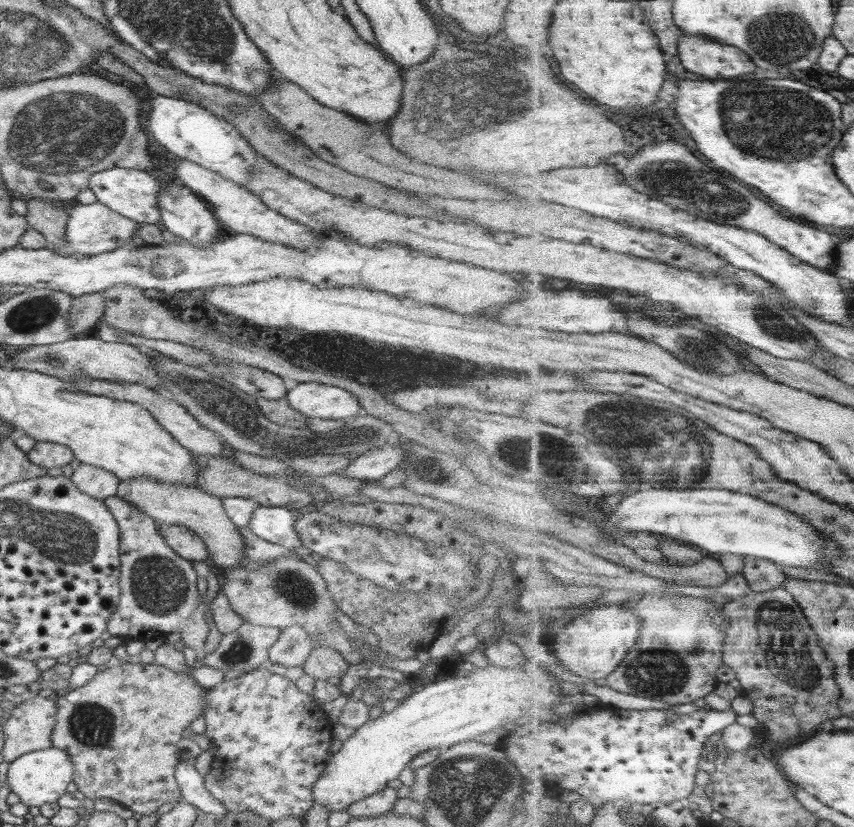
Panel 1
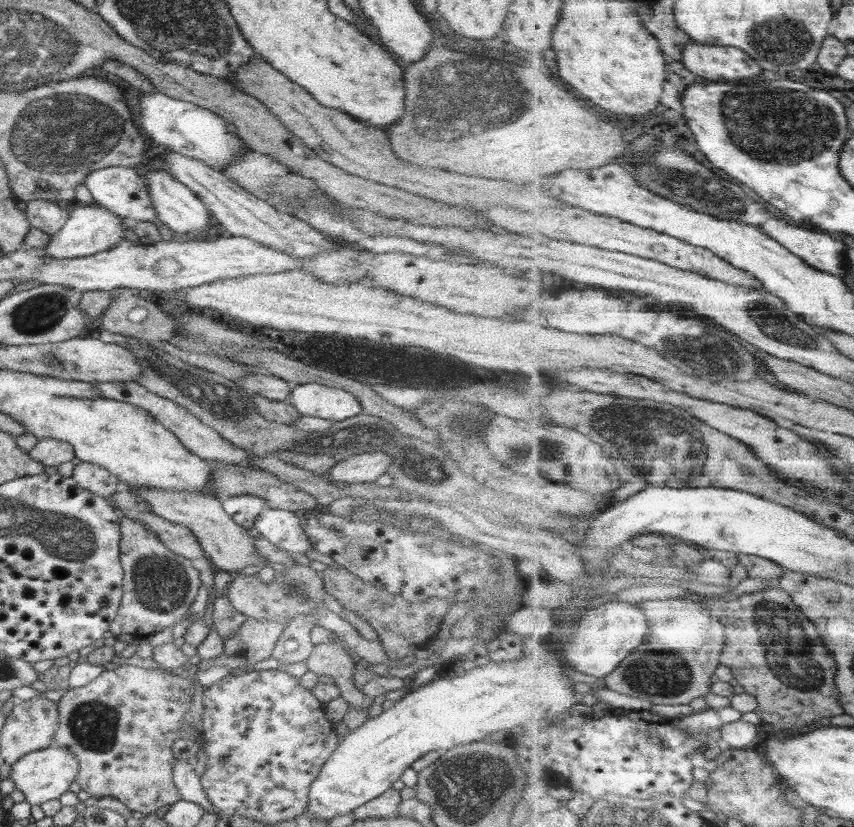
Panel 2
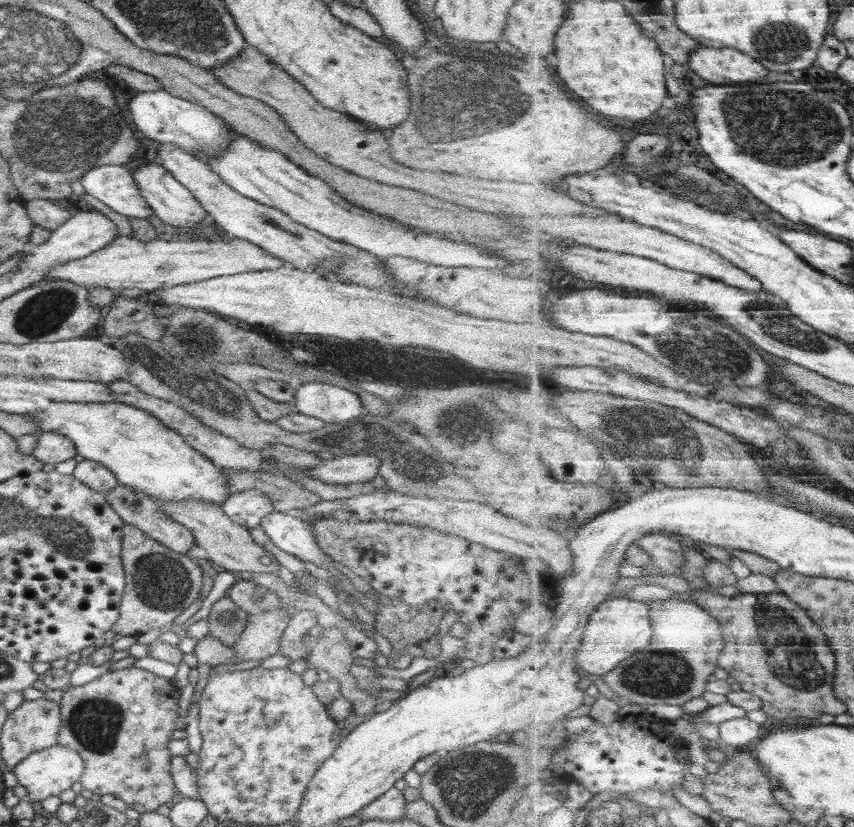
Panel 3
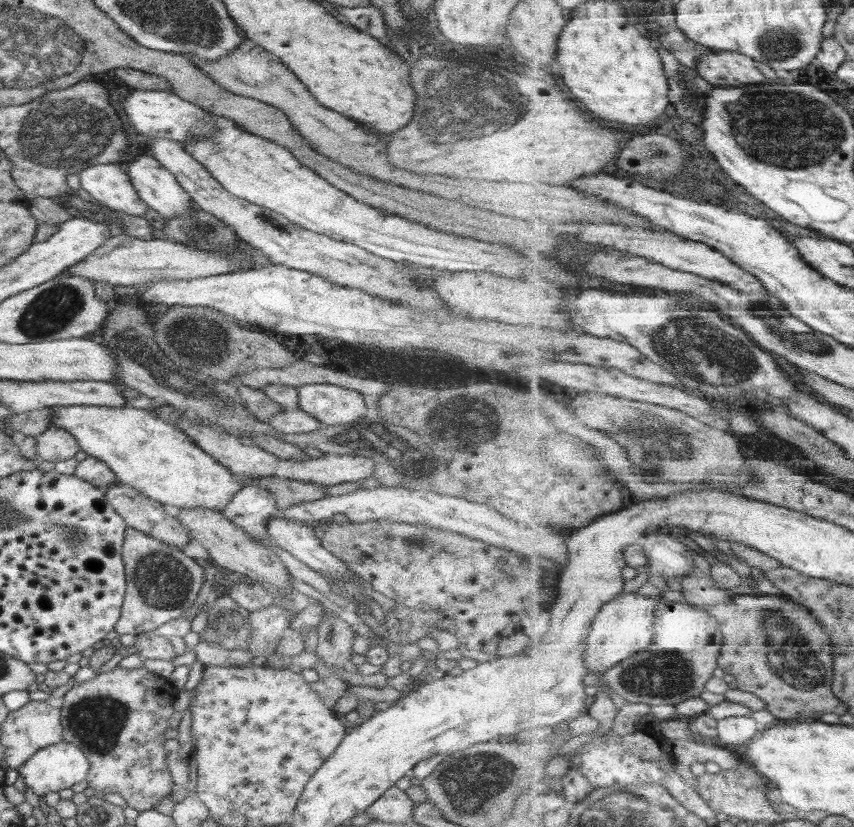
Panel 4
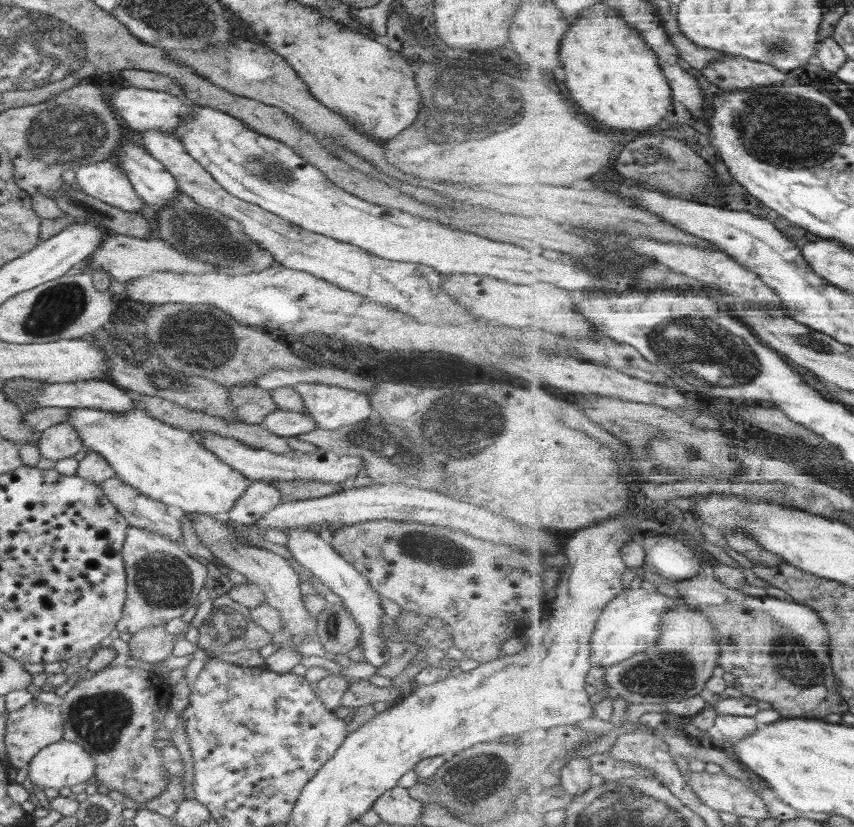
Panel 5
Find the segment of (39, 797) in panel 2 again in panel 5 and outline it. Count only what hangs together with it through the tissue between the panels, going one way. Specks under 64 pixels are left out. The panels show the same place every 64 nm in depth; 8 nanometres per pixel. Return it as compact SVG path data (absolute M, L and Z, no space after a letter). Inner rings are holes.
M62 739L60 742L48 744L48 747L36 753L29 767L28 778L33 785L40 787L42 791L48 788L60 791L64 787L70 789L92 778L96 770L96 763L79 744Z

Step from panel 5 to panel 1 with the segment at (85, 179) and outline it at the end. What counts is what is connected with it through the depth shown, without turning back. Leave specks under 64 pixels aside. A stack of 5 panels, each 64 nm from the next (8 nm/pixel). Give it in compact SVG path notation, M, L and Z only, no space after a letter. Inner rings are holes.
M109 168L91 174L89 189L96 195L97 201L114 212L136 221L139 224L160 224L159 182L146 171L130 168Z

